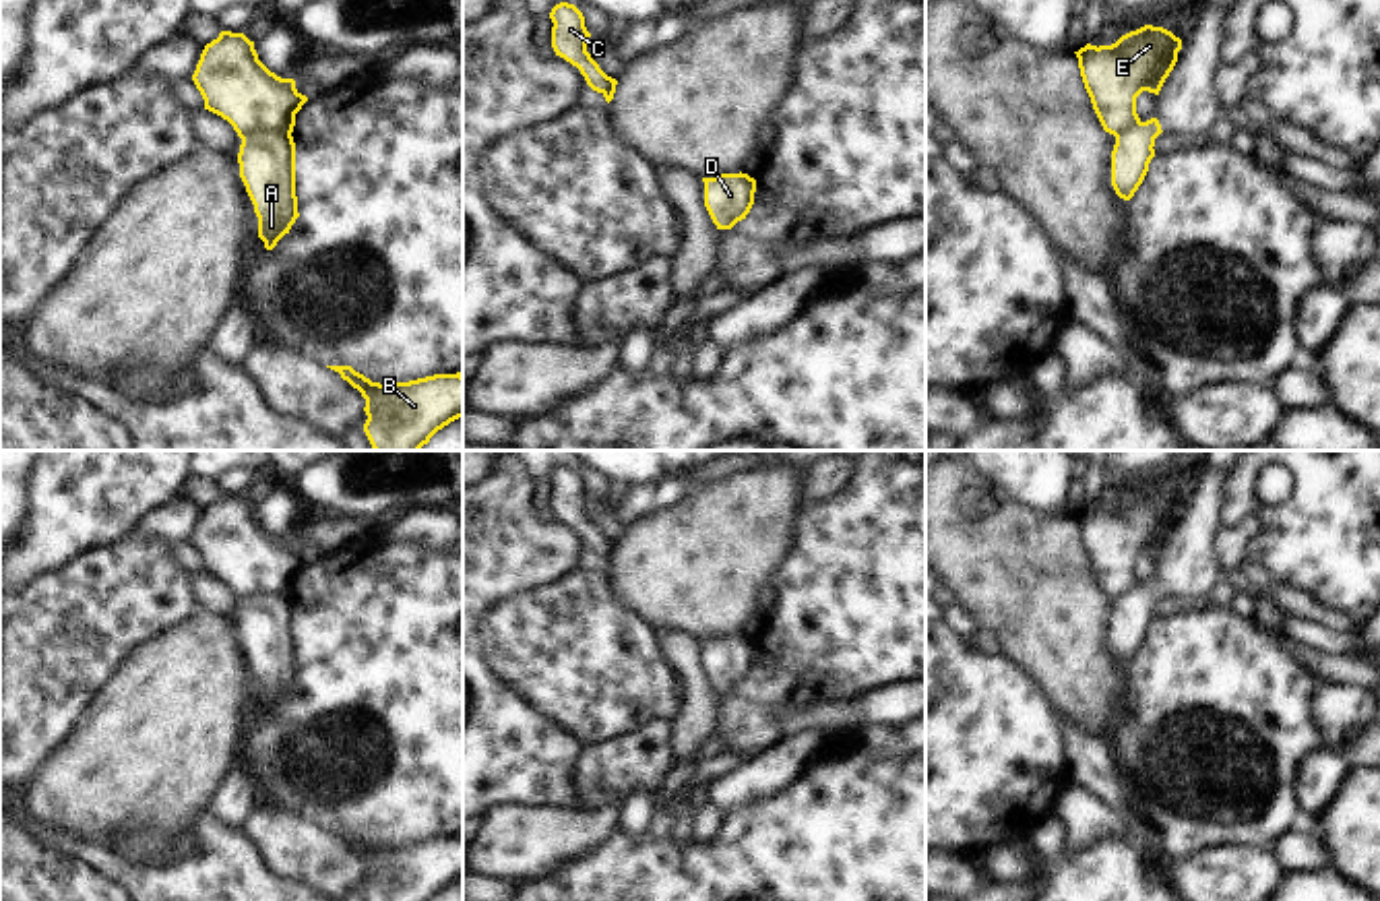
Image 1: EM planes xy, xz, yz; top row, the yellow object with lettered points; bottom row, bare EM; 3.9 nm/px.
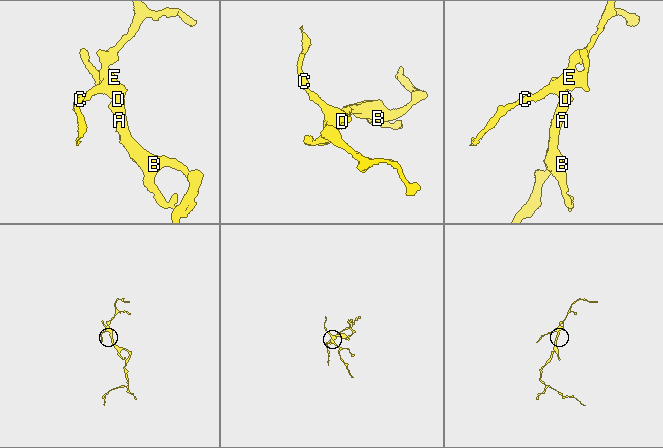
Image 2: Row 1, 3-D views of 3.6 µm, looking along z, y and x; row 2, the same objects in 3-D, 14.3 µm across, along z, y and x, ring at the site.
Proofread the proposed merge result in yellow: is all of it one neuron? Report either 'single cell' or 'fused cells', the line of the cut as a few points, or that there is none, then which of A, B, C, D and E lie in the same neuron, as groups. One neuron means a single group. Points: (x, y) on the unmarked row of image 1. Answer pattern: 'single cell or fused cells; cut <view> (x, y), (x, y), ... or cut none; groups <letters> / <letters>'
fused cells; cut xy (290, 594), (255, 594), (242, 602); groups A B D / C E

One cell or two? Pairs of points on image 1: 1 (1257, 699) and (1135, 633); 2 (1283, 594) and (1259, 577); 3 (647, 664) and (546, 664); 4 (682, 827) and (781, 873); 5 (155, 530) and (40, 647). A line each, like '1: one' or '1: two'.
1: two
2: one
3: one
4: two
5: two

